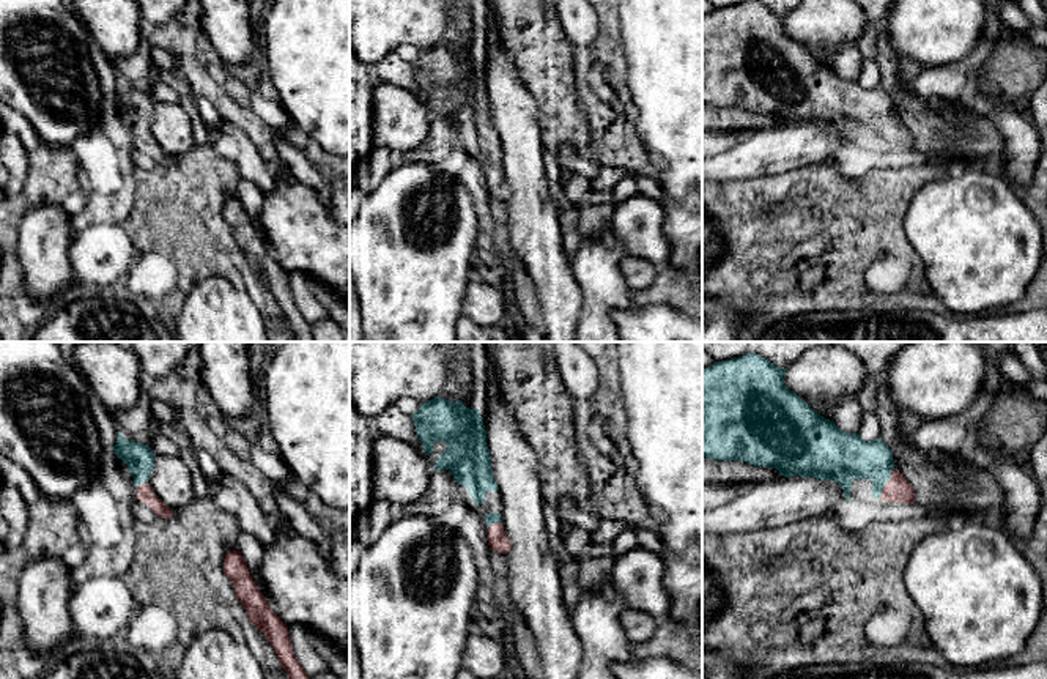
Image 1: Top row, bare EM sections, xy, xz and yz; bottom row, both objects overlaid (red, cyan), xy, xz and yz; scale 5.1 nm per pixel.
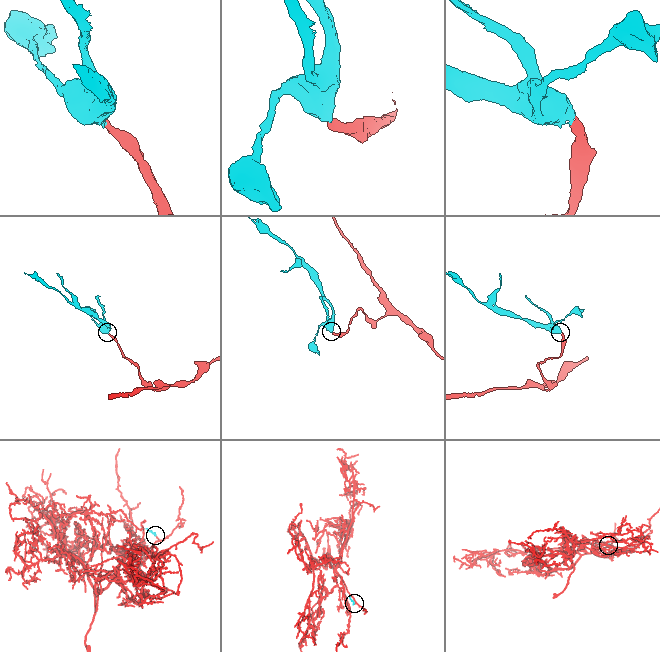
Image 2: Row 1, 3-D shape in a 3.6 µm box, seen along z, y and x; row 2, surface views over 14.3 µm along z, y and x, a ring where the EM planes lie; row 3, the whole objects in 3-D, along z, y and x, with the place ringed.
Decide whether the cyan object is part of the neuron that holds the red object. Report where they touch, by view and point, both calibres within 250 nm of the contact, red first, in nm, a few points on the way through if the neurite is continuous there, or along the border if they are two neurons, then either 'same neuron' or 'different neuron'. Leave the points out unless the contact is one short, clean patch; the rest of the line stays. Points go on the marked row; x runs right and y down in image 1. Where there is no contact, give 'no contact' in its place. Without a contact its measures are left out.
yz (887, 482) | 130/240 nm | across yz (896, 490), (887, 482), (865, 460), (846, 456) | same neuron

